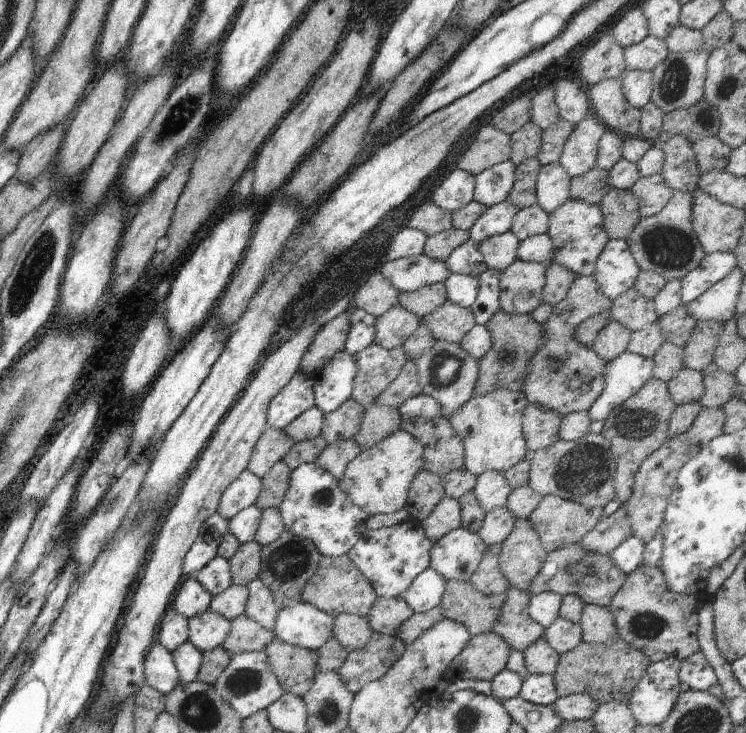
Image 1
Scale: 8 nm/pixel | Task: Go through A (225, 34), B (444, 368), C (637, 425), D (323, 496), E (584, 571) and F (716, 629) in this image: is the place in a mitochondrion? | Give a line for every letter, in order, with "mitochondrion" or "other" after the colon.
A: other
B: mitochondrion
C: mitochondrion
D: mitochondrion
E: mitochondrion
F: other

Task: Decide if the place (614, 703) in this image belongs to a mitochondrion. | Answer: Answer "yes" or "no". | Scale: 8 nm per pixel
no

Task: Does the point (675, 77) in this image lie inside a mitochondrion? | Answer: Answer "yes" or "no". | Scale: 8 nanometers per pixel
yes

